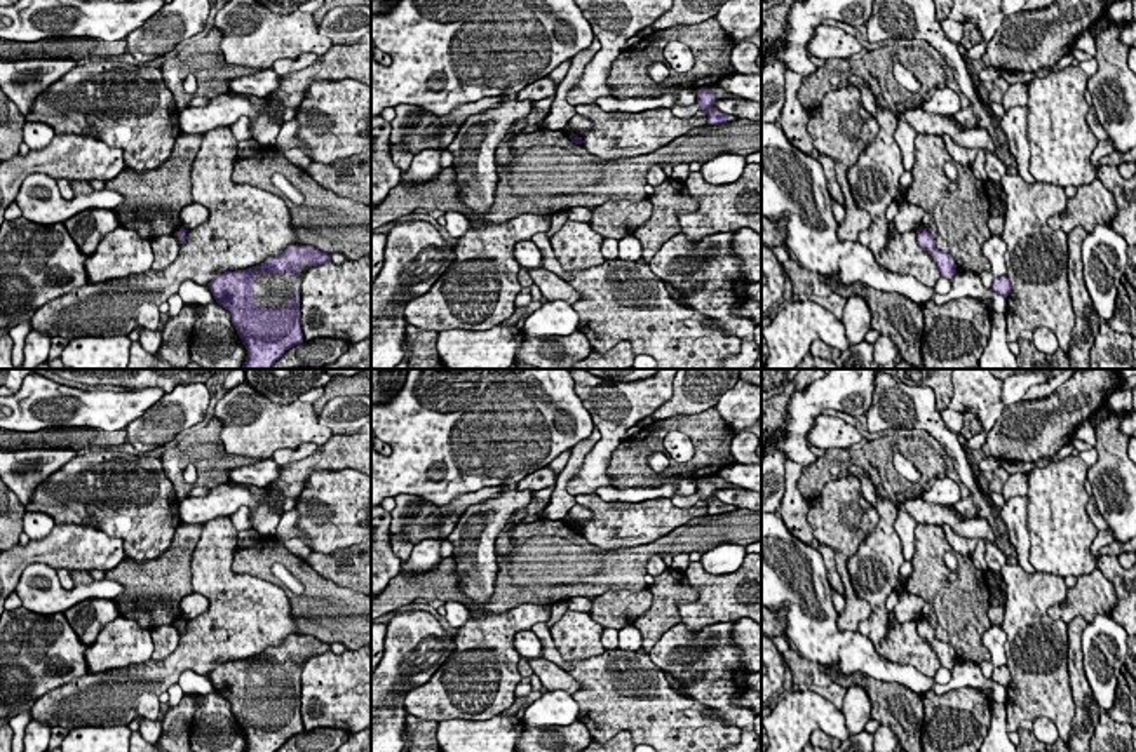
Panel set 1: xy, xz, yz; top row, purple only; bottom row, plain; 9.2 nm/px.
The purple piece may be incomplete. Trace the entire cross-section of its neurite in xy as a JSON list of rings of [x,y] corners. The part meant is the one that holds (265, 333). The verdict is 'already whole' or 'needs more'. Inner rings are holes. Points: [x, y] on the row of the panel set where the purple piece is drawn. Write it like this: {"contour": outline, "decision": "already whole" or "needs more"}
{"contour": [[[289,245],[281,256],[268,258],[260,266],[225,272],[207,285],[225,310],[230,312],[232,324],[247,350],[242,369],[268,369],[291,346],[303,343],[301,332],[301,282],[310,266],[331,261],[331,254],[314,245]]], "decision": "needs more"}

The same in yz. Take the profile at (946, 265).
{"contour": [[[920,226],[916,230],[916,240],[937,263],[941,277],[946,277],[948,280],[953,282],[953,277],[957,273],[955,259],[948,252],[936,249],[936,242],[932,235],[927,232],[927,228]]], "decision": "already whole"}

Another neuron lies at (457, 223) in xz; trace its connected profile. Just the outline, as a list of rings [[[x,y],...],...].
[[[448,211],[444,212],[444,219],[450,238],[460,238],[470,226],[470,221],[463,212]]]

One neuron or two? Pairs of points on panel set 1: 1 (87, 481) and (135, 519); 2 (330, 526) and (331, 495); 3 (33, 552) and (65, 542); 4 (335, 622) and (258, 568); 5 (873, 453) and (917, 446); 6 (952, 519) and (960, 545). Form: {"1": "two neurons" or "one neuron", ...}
{"1": "one neuron", "2": "one neuron", "3": "one neuron", "4": "one neuron", "5": "one neuron", "6": "two neurons"}

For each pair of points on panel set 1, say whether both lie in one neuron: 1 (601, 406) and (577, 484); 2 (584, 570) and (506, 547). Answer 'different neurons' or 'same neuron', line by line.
1: same neuron
2: different neurons

